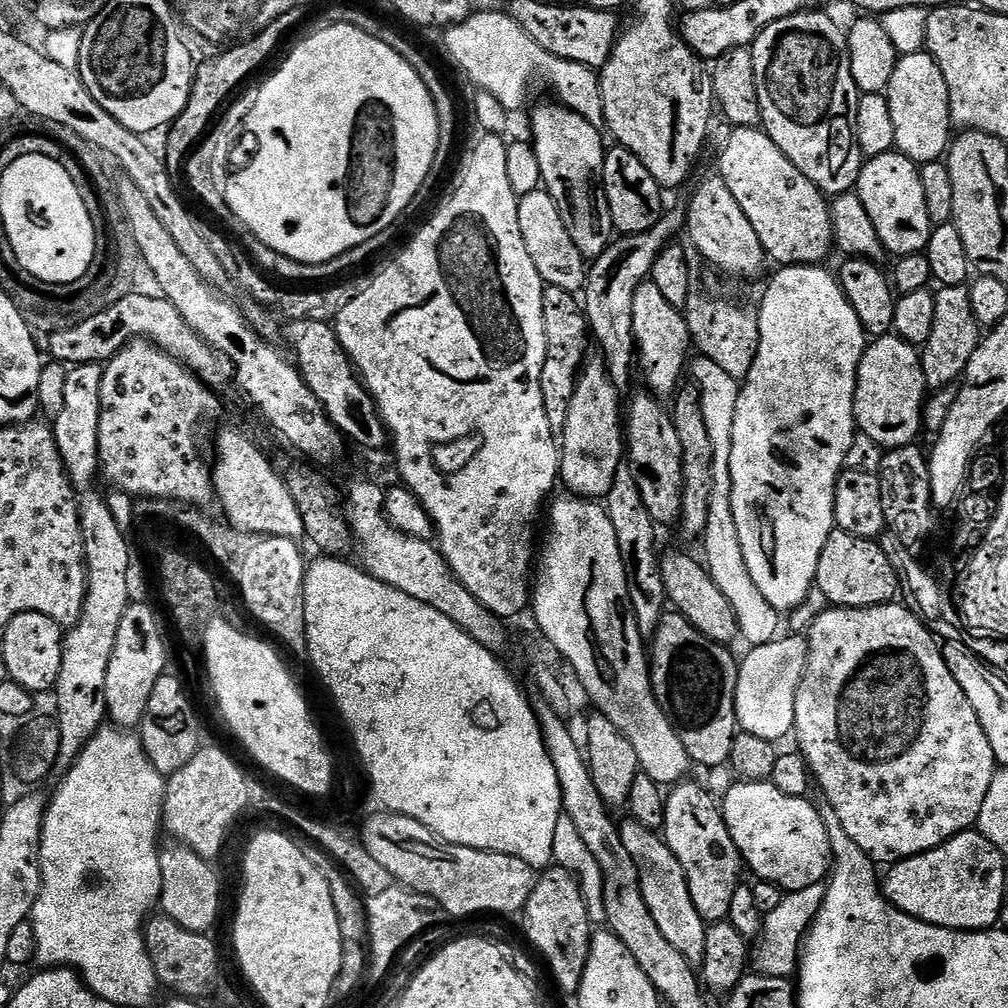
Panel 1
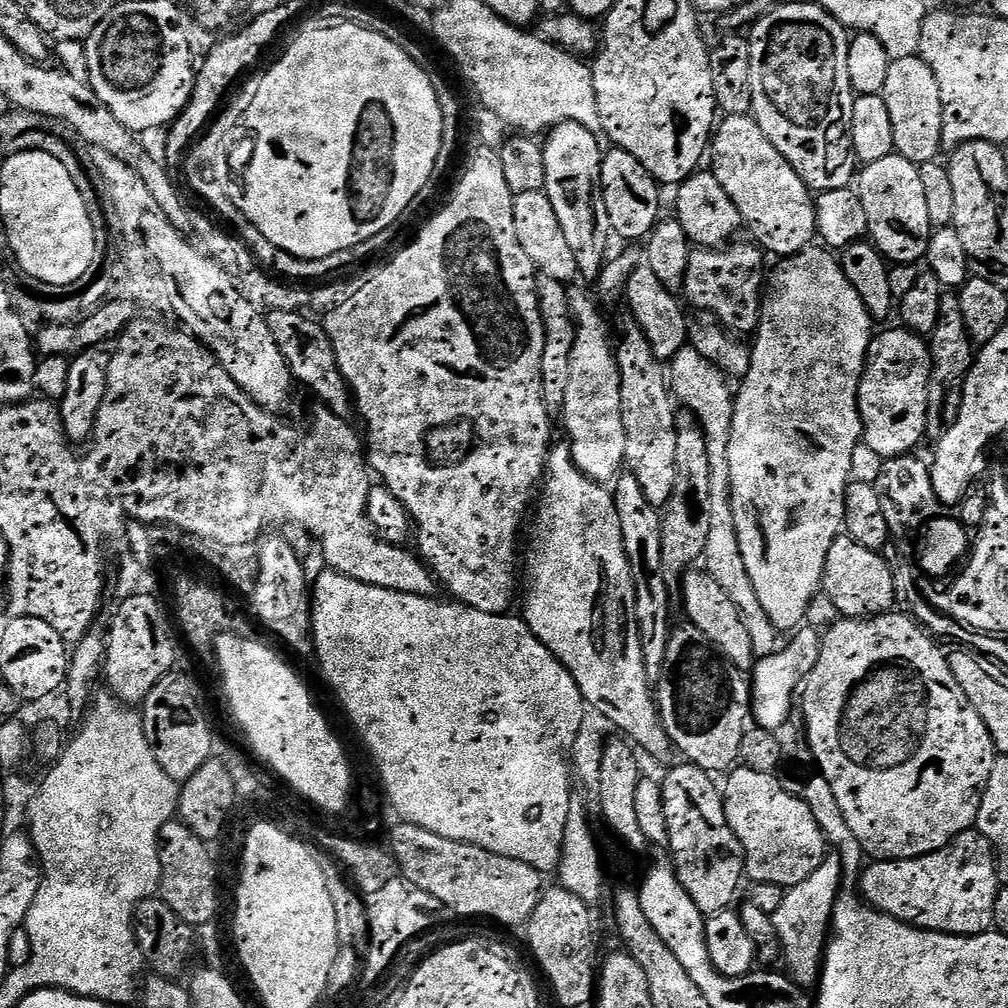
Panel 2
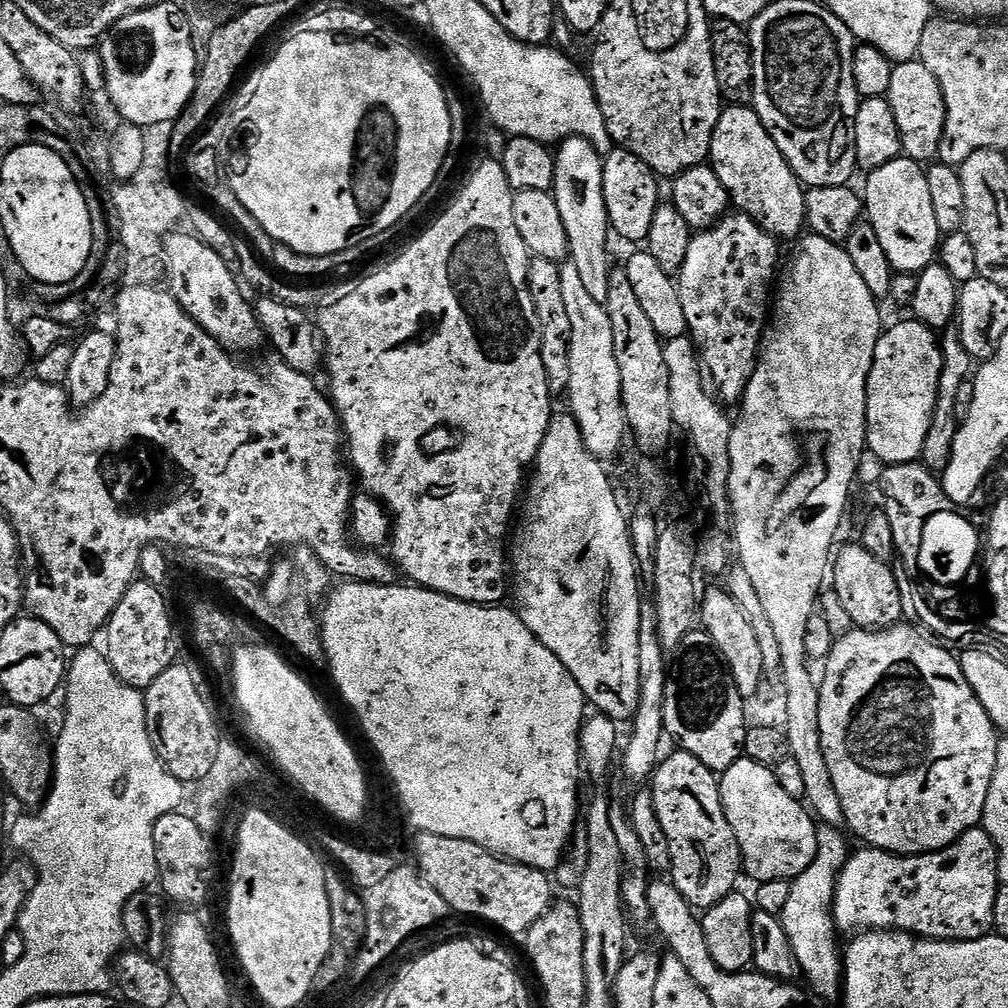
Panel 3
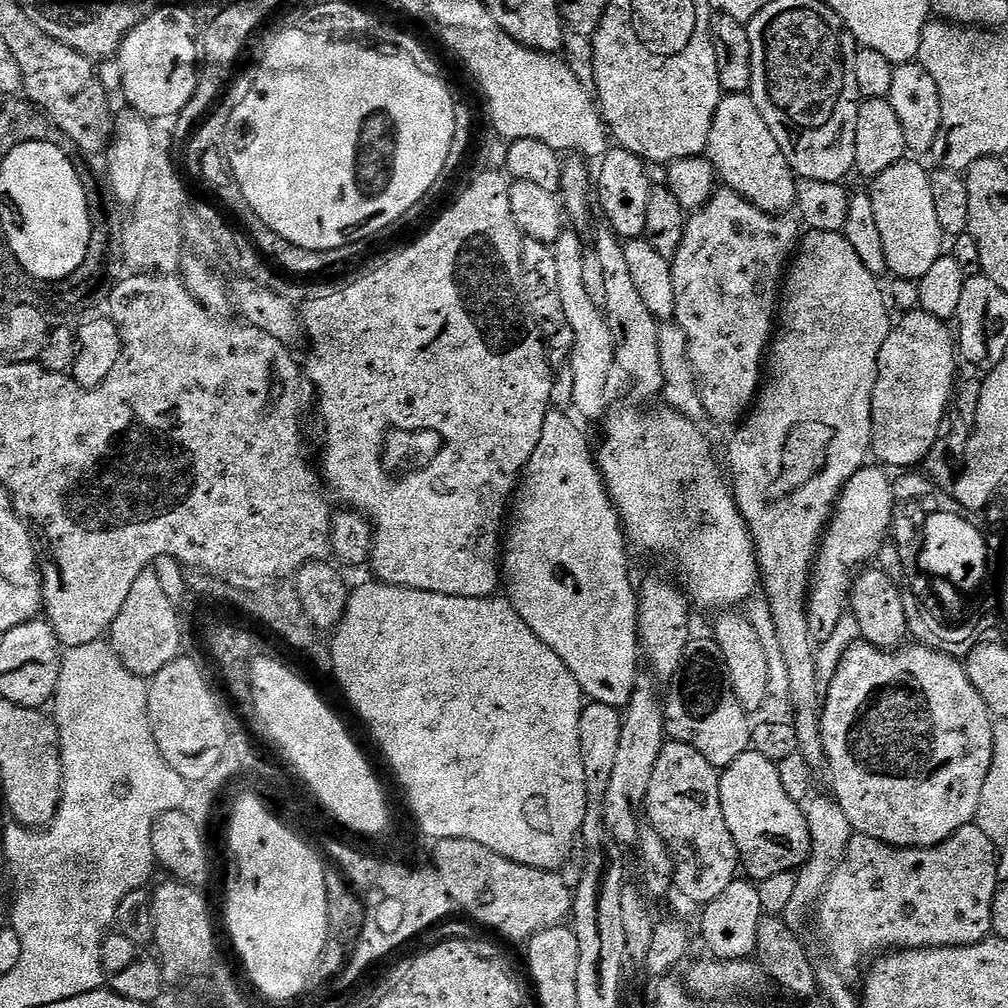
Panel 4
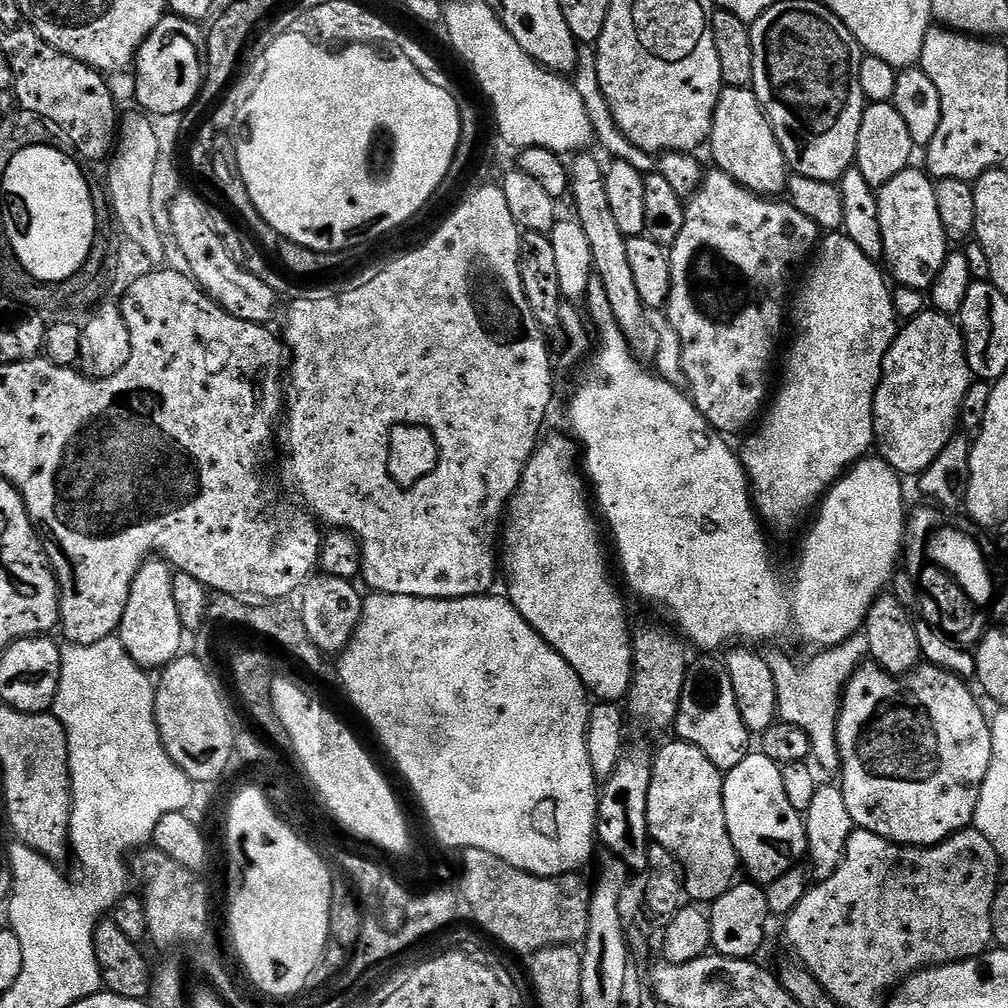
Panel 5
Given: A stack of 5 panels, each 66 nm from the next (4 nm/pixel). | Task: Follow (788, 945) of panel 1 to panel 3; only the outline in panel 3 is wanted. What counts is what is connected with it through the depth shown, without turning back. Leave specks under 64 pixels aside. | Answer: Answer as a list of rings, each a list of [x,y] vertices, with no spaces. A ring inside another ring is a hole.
[[[828,825],[817,827],[818,851],[815,860],[791,883],[790,896],[778,916],[790,940],[804,982],[807,982],[805,985],[818,1000],[826,1004],[837,1003],[843,995],[843,957],[841,948],[838,948],[839,935],[836,933],[834,913],[836,884],[852,853],[843,835],[845,833],[840,828]]]

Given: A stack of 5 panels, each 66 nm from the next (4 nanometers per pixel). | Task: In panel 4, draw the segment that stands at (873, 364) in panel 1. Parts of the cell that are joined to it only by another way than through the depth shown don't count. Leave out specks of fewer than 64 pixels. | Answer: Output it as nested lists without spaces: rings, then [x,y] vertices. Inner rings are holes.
[[[917,310],[905,312],[899,319],[878,354],[878,378],[872,395],[871,451],[889,469],[912,470],[927,458],[945,427],[944,415],[947,412],[949,415],[958,384],[958,340],[953,329],[934,318],[934,314]]]

